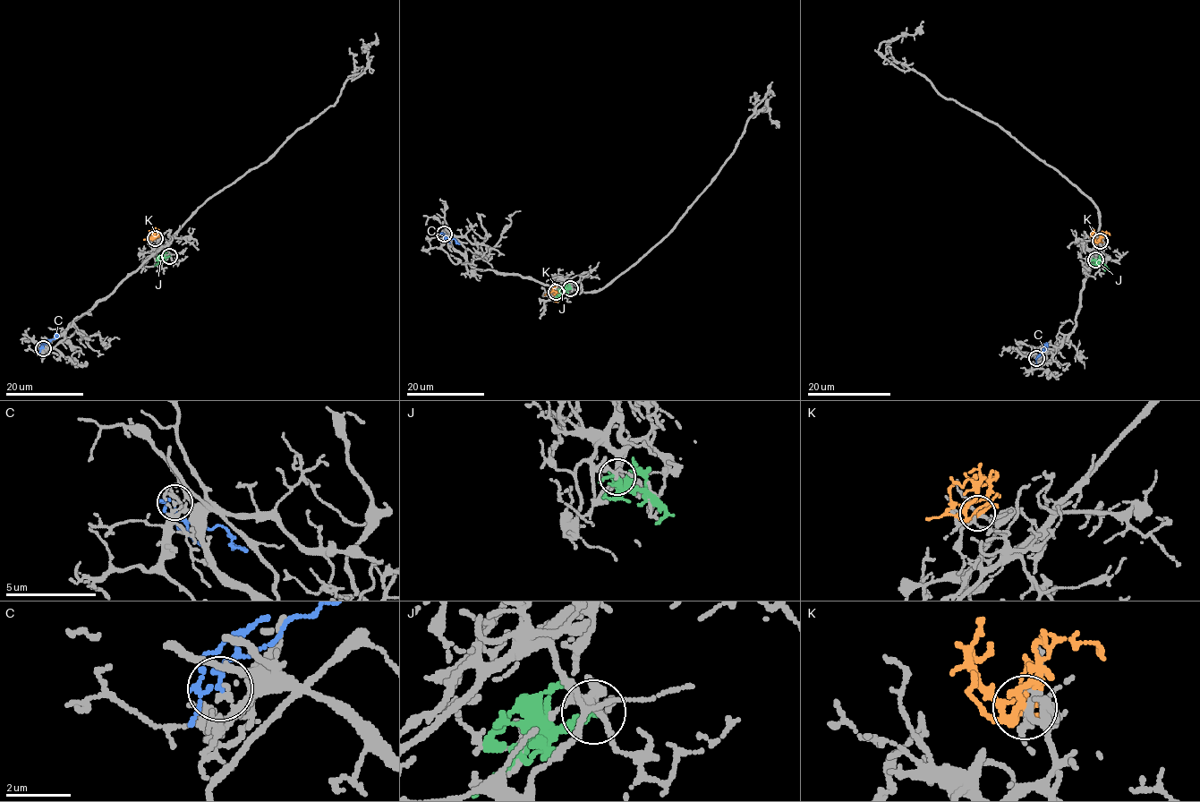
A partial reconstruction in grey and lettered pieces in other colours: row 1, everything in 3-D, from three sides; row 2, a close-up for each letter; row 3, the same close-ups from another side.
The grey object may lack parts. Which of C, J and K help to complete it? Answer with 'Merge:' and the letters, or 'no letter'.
Merge: C

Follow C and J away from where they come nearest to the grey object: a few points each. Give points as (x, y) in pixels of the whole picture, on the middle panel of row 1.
C: (444, 233), (446, 238), (455, 239), (460, 243)
J: (570, 288), (558, 298), (556, 296)

